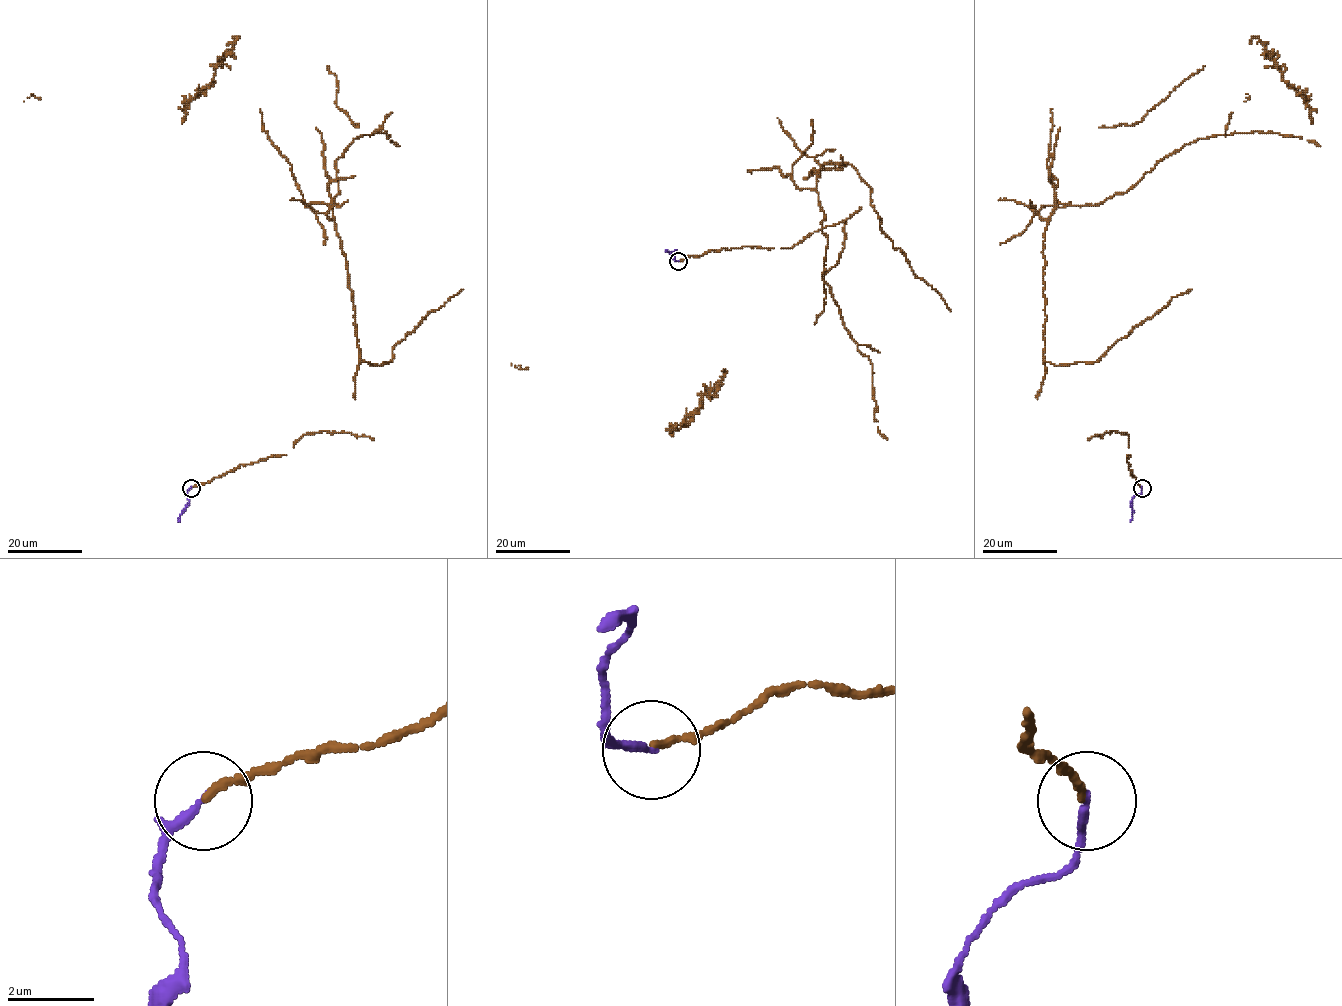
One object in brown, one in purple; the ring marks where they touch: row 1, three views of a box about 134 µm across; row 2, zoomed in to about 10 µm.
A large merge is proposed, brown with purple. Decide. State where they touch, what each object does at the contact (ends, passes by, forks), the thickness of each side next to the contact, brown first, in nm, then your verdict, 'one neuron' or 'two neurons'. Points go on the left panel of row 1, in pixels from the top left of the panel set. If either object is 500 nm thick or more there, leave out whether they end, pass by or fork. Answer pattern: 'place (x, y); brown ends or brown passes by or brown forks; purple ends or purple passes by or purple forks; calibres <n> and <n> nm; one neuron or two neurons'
place (191, 488); brown ends; purple ends; calibres 160 and 190 nm; one neuron

